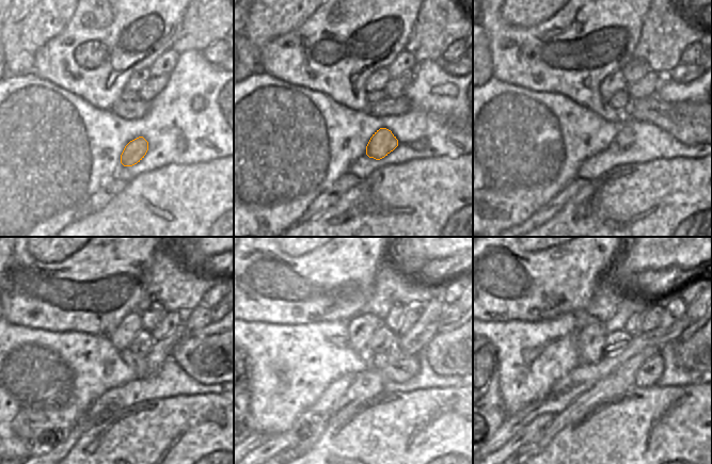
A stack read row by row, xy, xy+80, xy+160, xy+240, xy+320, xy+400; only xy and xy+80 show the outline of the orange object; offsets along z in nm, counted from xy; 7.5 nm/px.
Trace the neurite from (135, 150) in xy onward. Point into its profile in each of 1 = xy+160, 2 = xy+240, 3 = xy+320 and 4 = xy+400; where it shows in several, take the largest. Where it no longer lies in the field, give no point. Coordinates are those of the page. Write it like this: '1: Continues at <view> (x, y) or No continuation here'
1: Continues at xy+160 (623, 138)
2: Continues at xy+240 (160, 350)
3: Continues at xy+320 (430, 312)
4: Continues at xy+400 (674, 307)

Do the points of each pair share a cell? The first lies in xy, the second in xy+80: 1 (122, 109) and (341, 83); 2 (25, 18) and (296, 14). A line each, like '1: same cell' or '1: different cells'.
1: different cells
2: same cell

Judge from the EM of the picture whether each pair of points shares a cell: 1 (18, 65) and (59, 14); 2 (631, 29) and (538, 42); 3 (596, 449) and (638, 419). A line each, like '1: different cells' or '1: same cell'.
1: same cell
2: same cell
3: same cell

